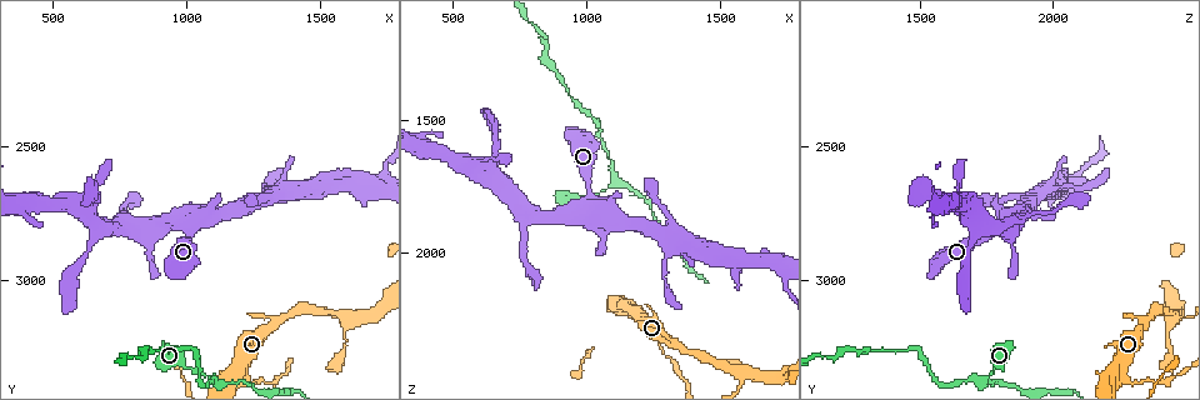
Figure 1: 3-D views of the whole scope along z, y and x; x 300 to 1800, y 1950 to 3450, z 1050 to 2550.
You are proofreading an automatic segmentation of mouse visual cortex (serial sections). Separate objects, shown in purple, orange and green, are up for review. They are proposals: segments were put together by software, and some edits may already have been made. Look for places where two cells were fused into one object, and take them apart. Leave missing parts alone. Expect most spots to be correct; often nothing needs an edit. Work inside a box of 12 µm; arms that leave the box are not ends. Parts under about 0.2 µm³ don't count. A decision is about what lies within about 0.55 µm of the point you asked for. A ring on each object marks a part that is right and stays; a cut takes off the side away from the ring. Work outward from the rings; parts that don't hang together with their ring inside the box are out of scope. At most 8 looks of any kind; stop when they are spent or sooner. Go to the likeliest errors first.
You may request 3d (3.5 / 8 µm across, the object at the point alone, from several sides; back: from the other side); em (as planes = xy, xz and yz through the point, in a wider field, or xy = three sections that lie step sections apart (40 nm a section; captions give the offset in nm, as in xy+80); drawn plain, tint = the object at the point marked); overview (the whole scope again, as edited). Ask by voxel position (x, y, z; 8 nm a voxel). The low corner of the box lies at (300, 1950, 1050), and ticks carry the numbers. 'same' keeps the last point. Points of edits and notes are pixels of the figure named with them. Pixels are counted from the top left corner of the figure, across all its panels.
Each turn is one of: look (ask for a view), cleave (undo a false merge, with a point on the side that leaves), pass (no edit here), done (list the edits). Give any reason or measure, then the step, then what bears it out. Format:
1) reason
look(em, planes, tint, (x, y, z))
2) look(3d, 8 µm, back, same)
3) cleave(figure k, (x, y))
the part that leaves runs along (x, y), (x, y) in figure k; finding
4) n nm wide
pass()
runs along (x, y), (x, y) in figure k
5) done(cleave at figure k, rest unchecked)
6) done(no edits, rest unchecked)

a fork
look(em, xy, step 3, tint, (1570, 3130, 2450))

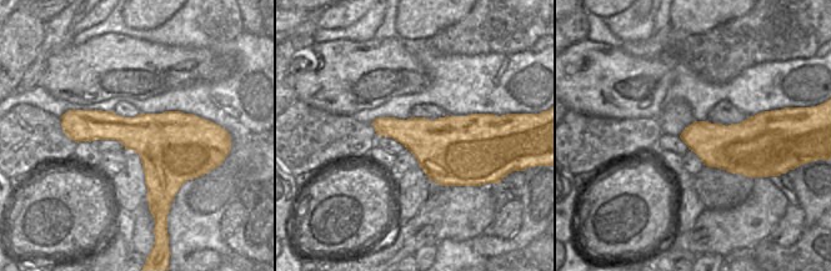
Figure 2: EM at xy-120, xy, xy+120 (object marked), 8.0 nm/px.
wider look
look(3d, 3.5 µm, same)

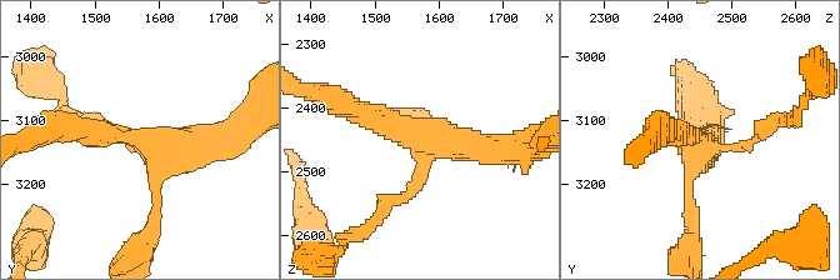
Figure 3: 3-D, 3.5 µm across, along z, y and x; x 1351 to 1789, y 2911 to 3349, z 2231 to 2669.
pass()
runs along (350, 106), (423, 138), (504, 148) in figure 3; all the same cell

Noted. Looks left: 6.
branch point
look(3d, 3.5 µm, (1110, 3370, 1750))

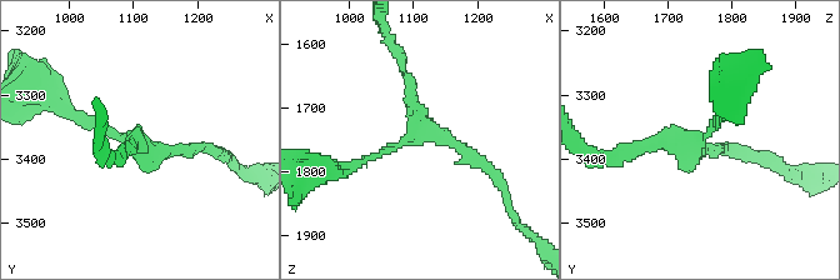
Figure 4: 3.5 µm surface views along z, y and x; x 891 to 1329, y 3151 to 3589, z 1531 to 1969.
now the EM
look(em, xy, step 3, tint, (1100, 3370, 1740))

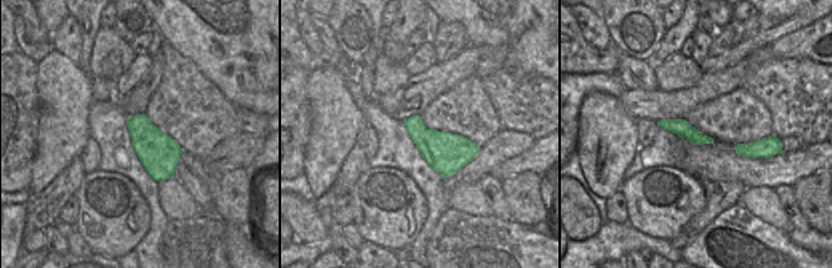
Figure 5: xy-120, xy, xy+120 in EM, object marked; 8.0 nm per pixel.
pass()
runs along (345, 166), (414, 135), (403, 61) in figure 4; all the same cell

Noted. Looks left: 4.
abrupt turn
look(3d, 3.5 µm, back, (1020, 3260, 1490))

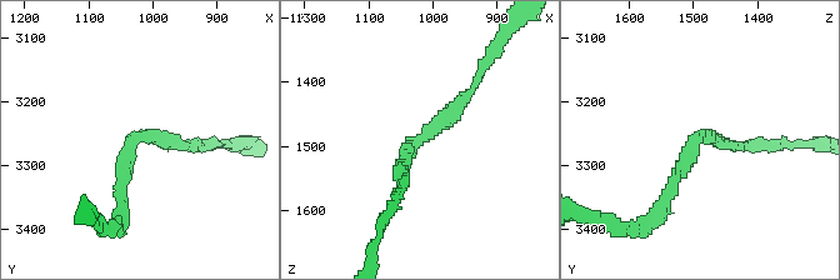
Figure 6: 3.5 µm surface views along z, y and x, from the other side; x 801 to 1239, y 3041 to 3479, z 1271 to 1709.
arms of 150, 150 nm
look(em, xy, step 5, tint, (1015, 3260, 1490))

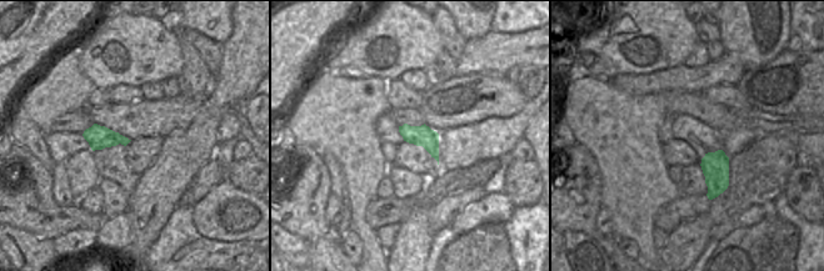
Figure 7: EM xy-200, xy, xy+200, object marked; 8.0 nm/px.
160 nm wide
pass()
runs along (403, 176), (406, 150), (479, 78) in figure 6; all the same cell

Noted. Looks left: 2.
done(no edits, rest unchecked)

